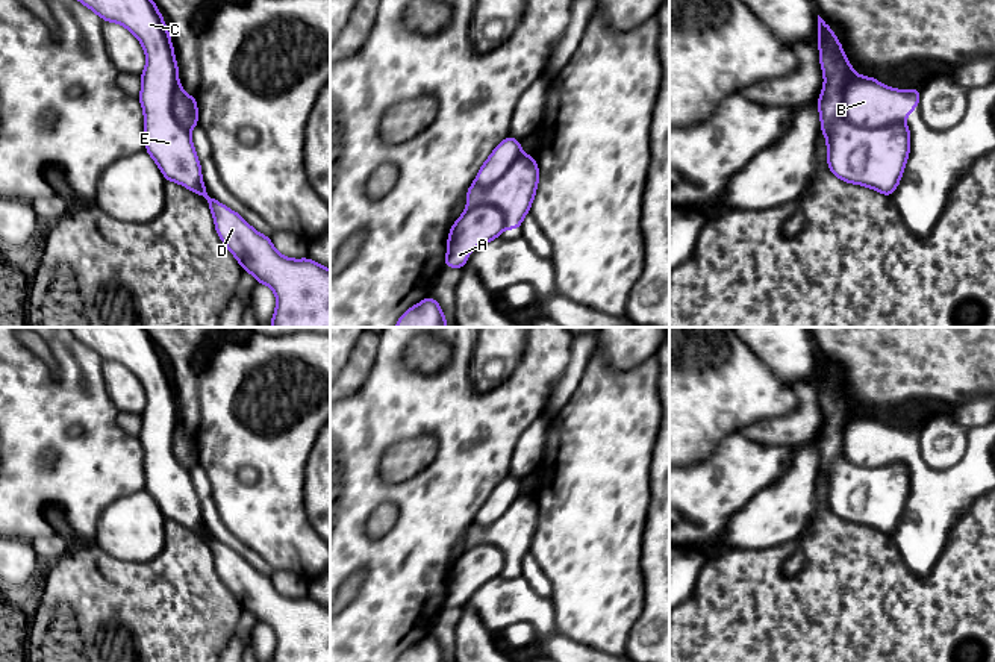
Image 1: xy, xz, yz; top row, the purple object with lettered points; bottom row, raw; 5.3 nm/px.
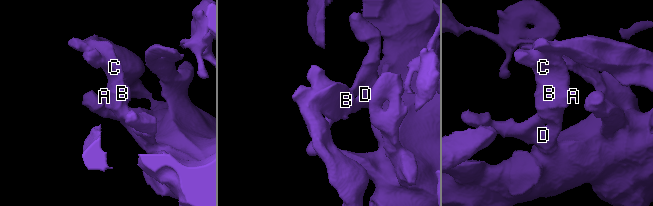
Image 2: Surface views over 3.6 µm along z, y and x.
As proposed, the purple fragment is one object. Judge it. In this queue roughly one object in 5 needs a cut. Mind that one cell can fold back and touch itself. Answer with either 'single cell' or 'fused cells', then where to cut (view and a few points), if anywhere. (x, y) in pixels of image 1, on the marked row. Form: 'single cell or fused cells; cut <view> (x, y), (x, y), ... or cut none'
fused cells; cut yz (845, 88), (844, 115), (848, 120), (868, 128), (903, 123)

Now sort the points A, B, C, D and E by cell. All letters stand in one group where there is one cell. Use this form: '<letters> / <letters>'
A C D E / B

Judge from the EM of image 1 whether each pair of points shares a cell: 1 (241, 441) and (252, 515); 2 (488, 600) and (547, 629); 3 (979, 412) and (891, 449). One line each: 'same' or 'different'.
1: same
2: same
3: different

